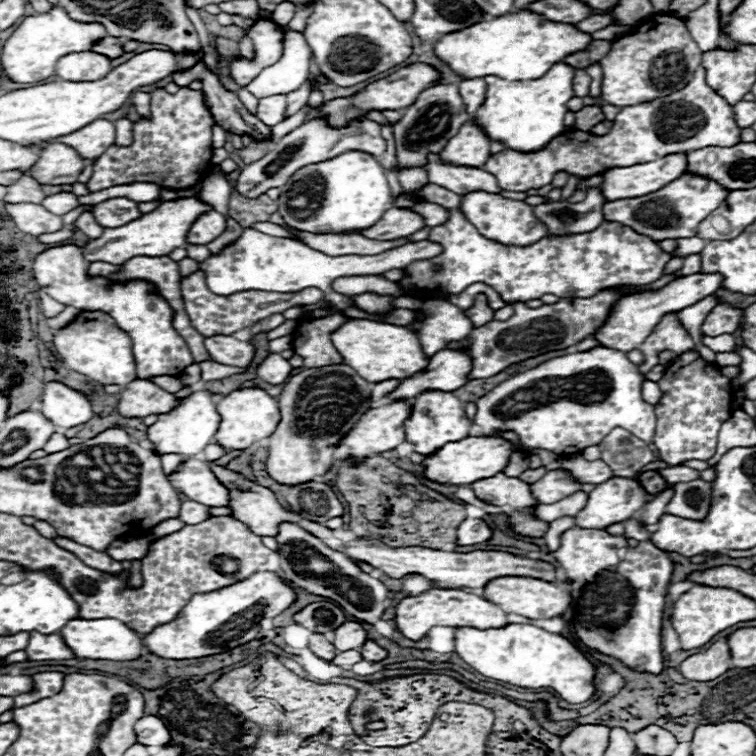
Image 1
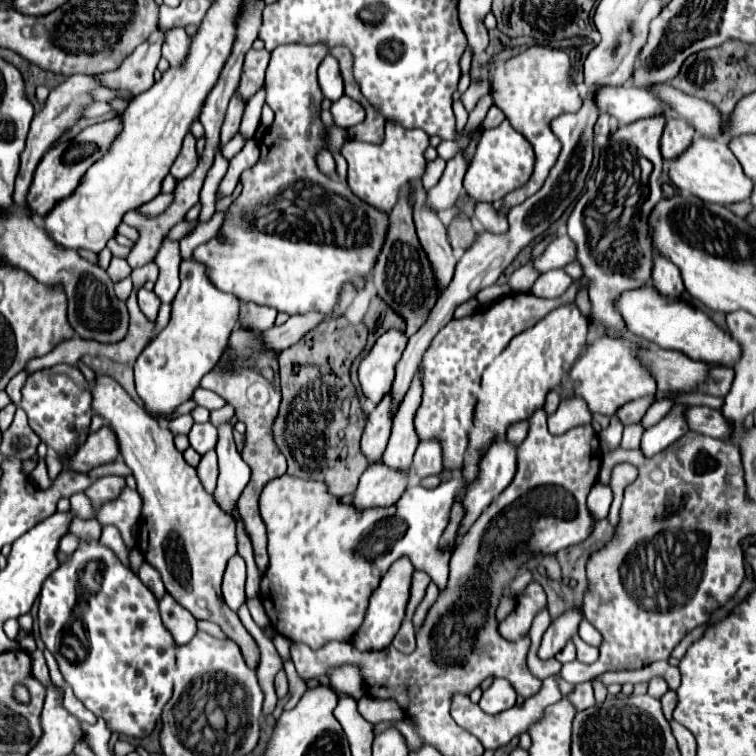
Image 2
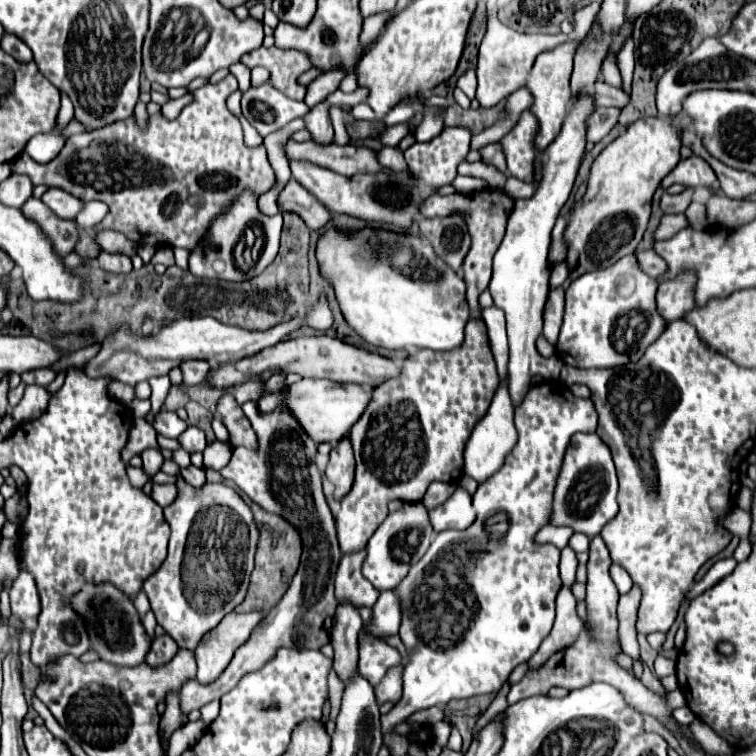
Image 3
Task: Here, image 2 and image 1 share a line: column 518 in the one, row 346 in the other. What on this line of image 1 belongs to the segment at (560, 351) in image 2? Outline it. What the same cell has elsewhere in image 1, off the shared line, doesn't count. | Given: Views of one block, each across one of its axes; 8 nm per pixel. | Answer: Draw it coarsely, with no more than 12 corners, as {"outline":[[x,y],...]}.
{"outline":[[352,318],[332,344],[364,380],[404,380],[428,366],[418,336]]}

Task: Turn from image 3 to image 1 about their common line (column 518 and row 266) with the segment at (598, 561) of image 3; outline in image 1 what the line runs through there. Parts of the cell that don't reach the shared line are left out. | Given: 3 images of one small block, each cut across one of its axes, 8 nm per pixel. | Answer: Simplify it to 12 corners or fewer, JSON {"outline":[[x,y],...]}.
{"outline":[[700,256],[684,258],[684,264],[674,274],[690,276],[700,272]]}

